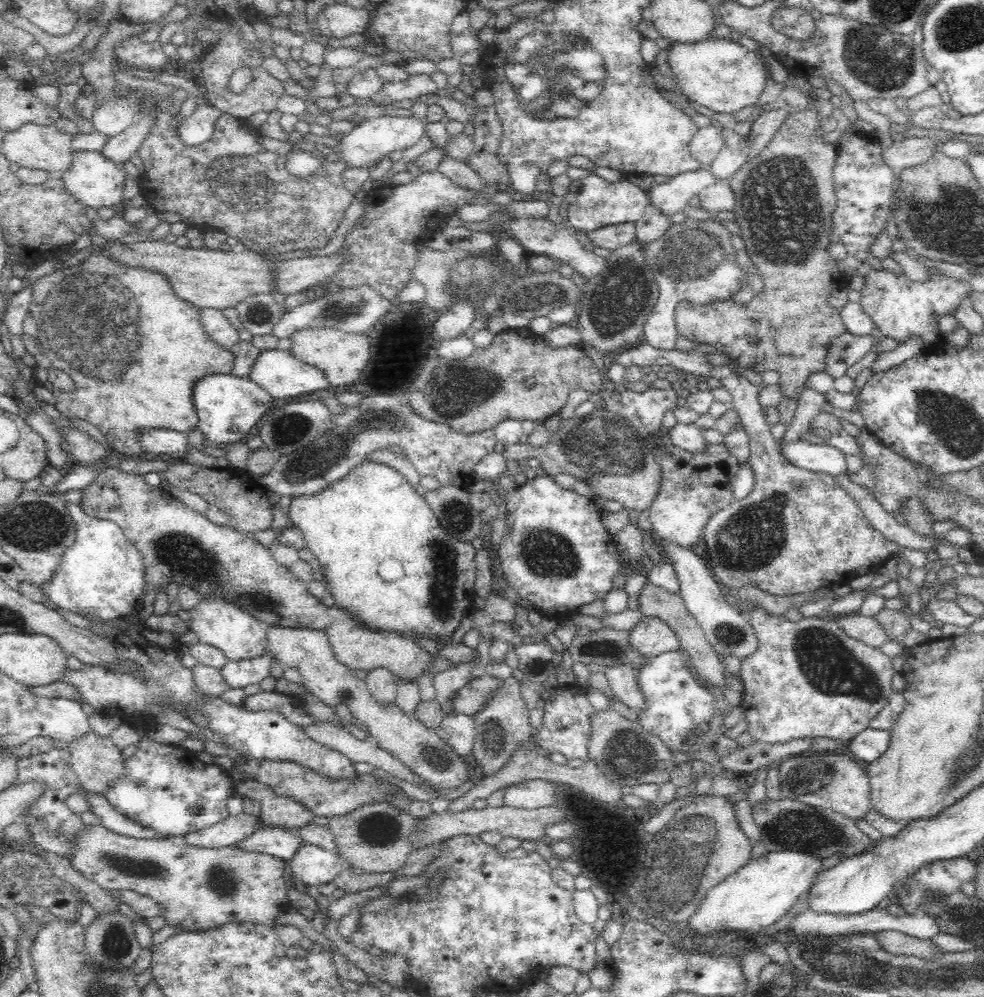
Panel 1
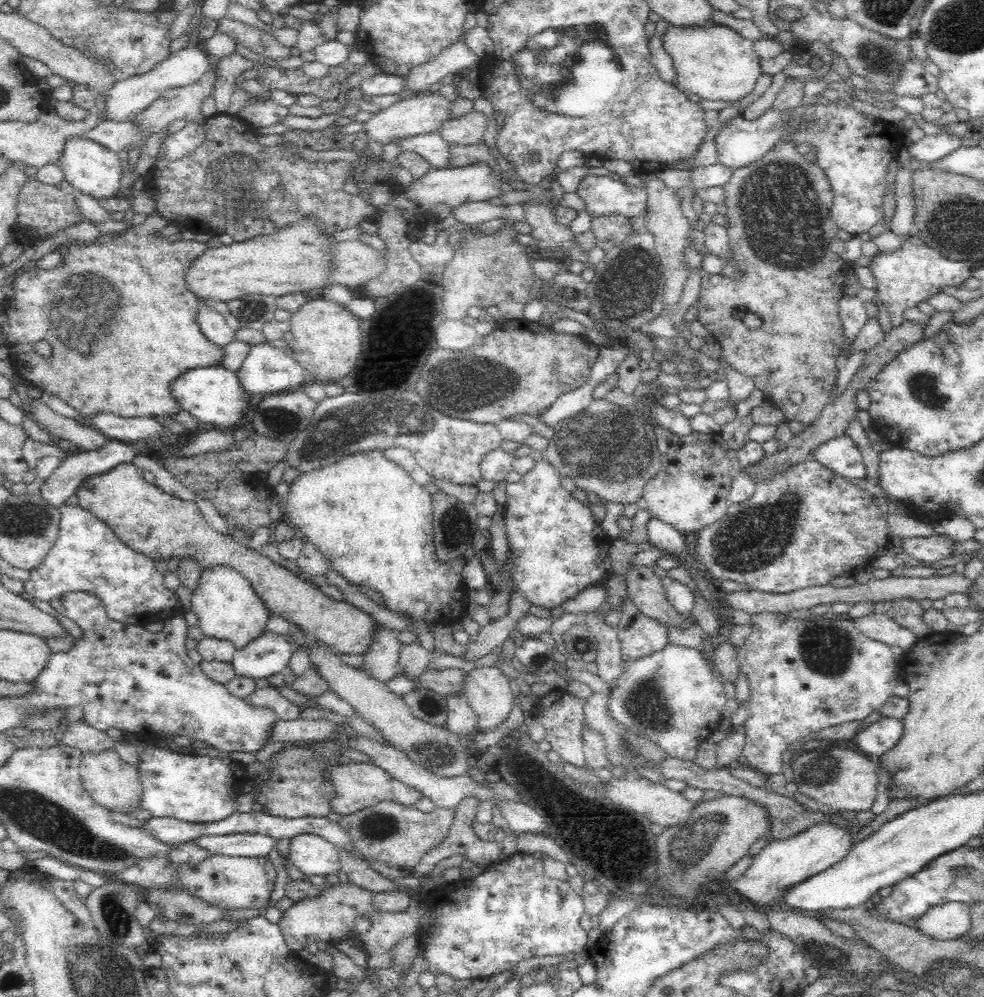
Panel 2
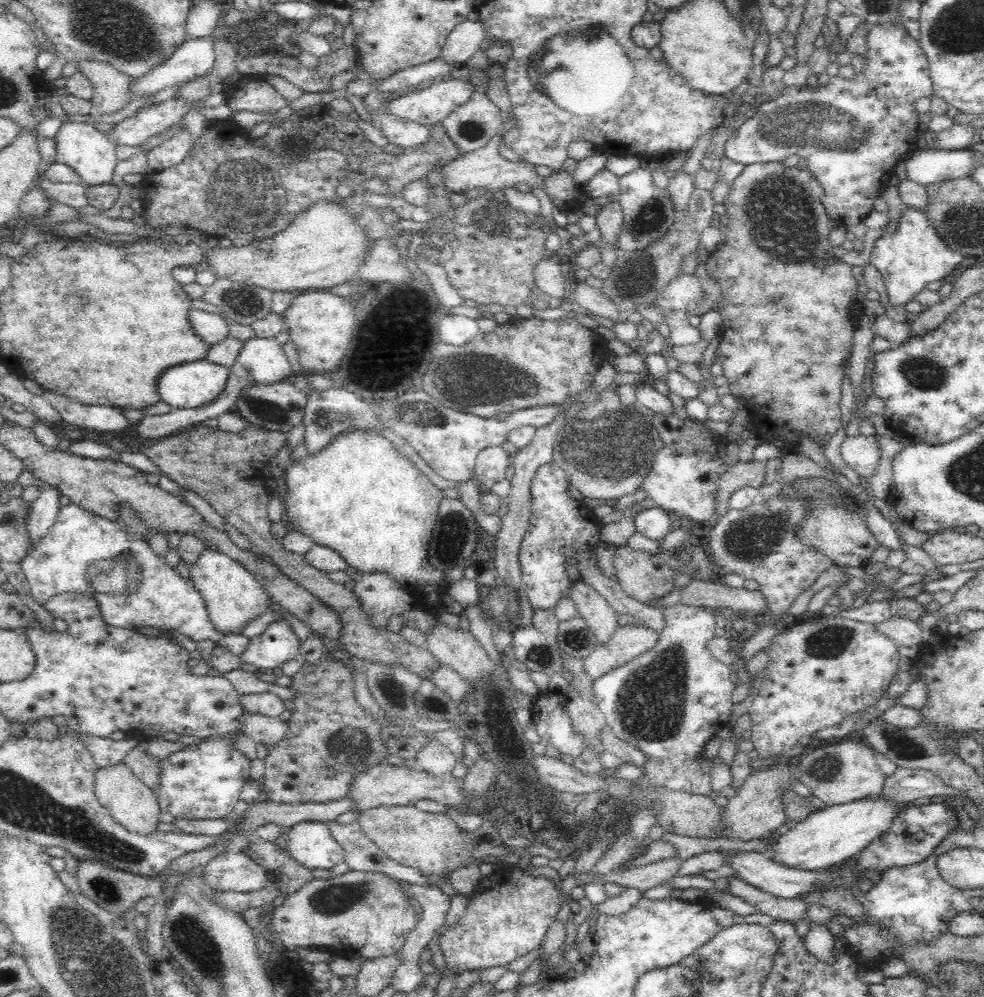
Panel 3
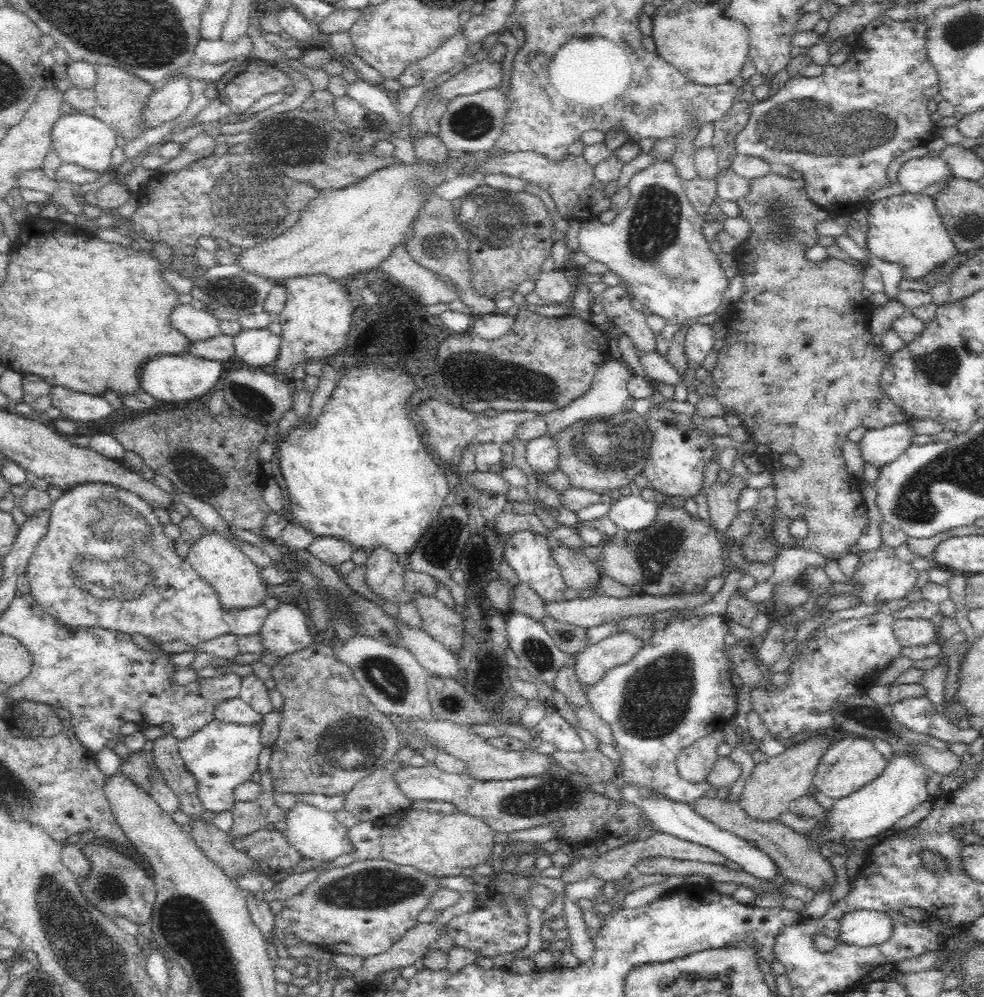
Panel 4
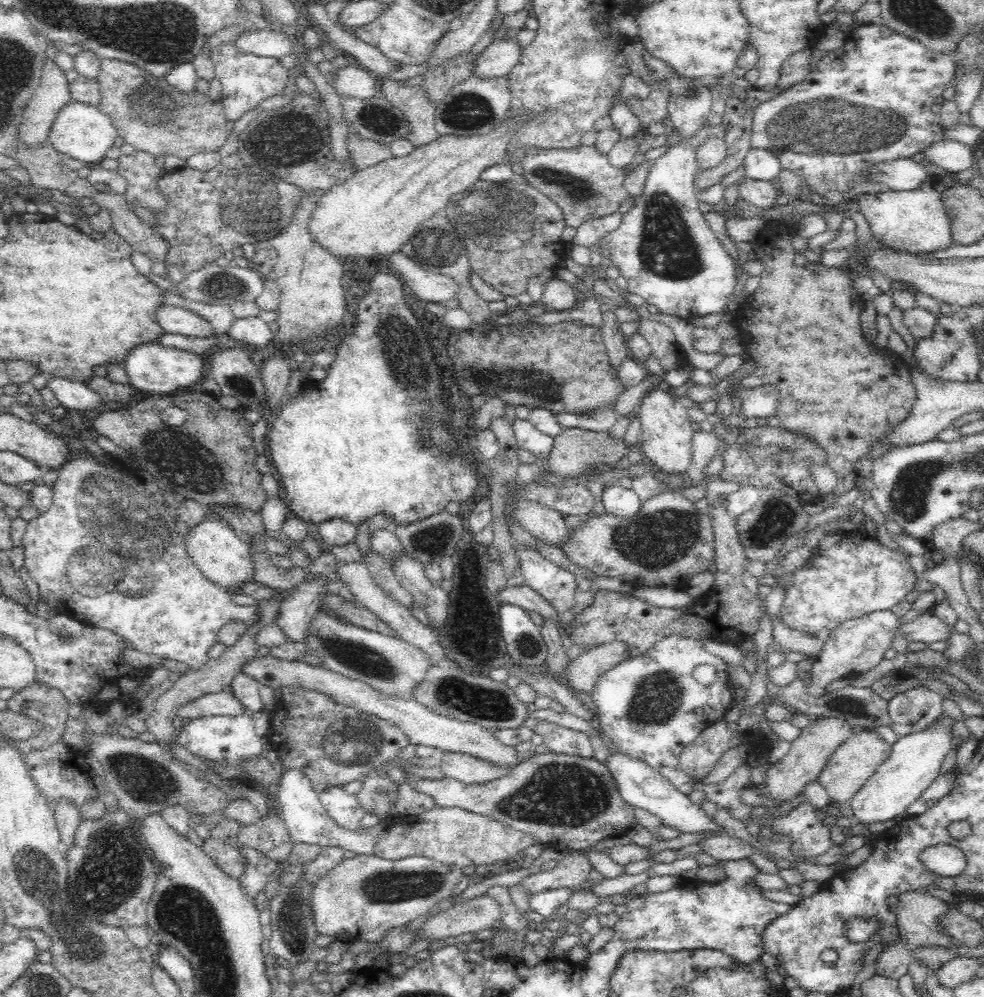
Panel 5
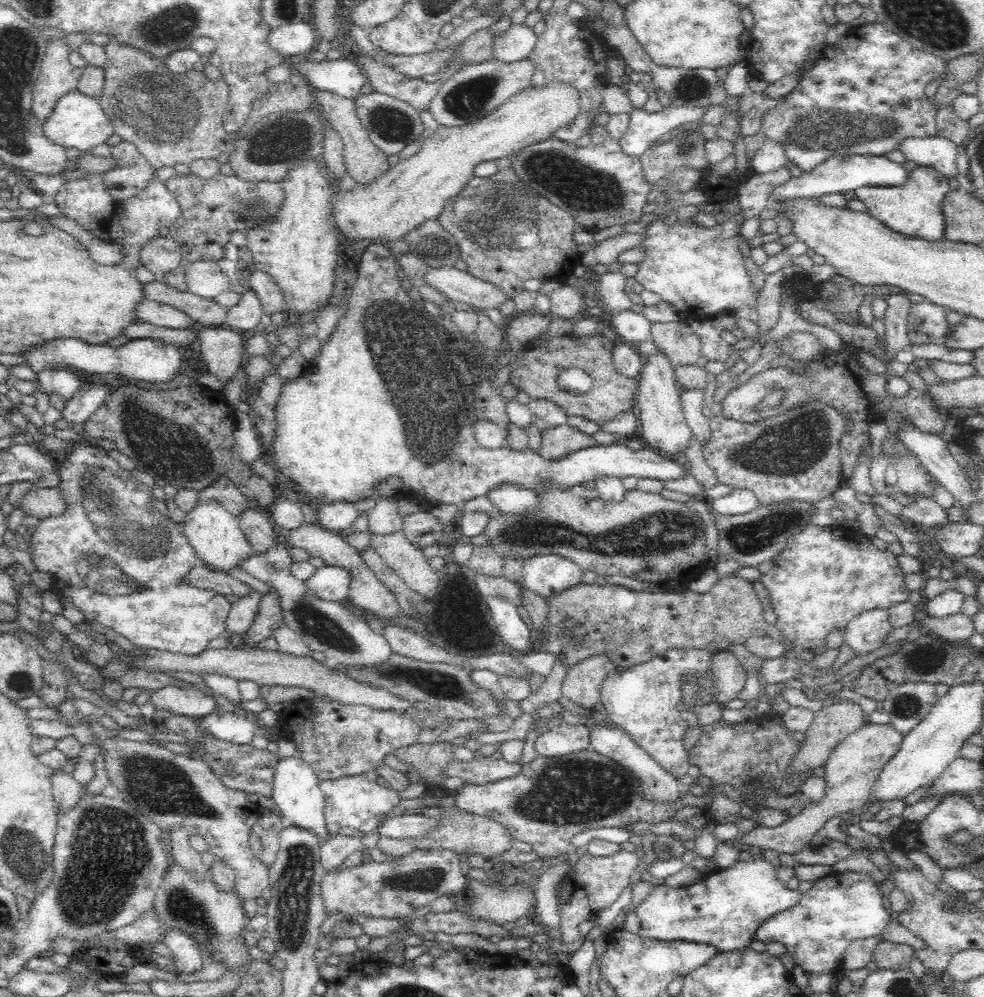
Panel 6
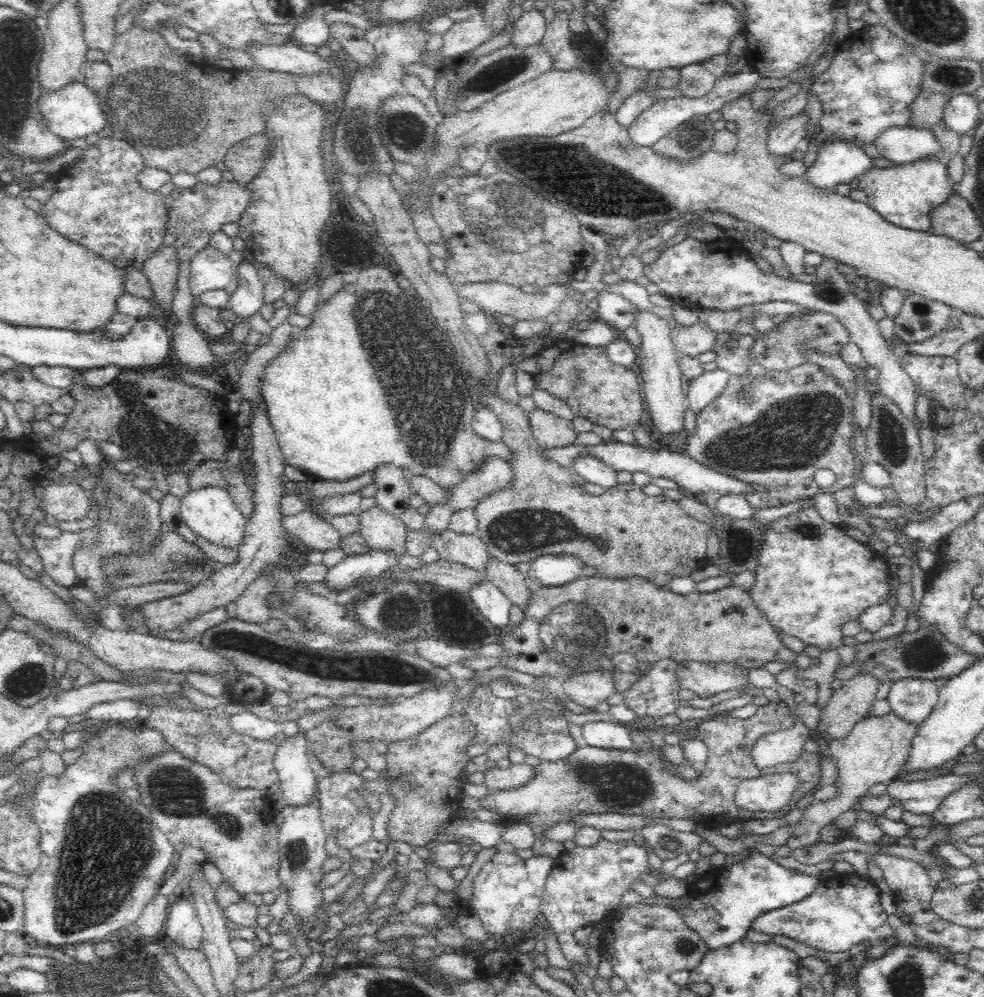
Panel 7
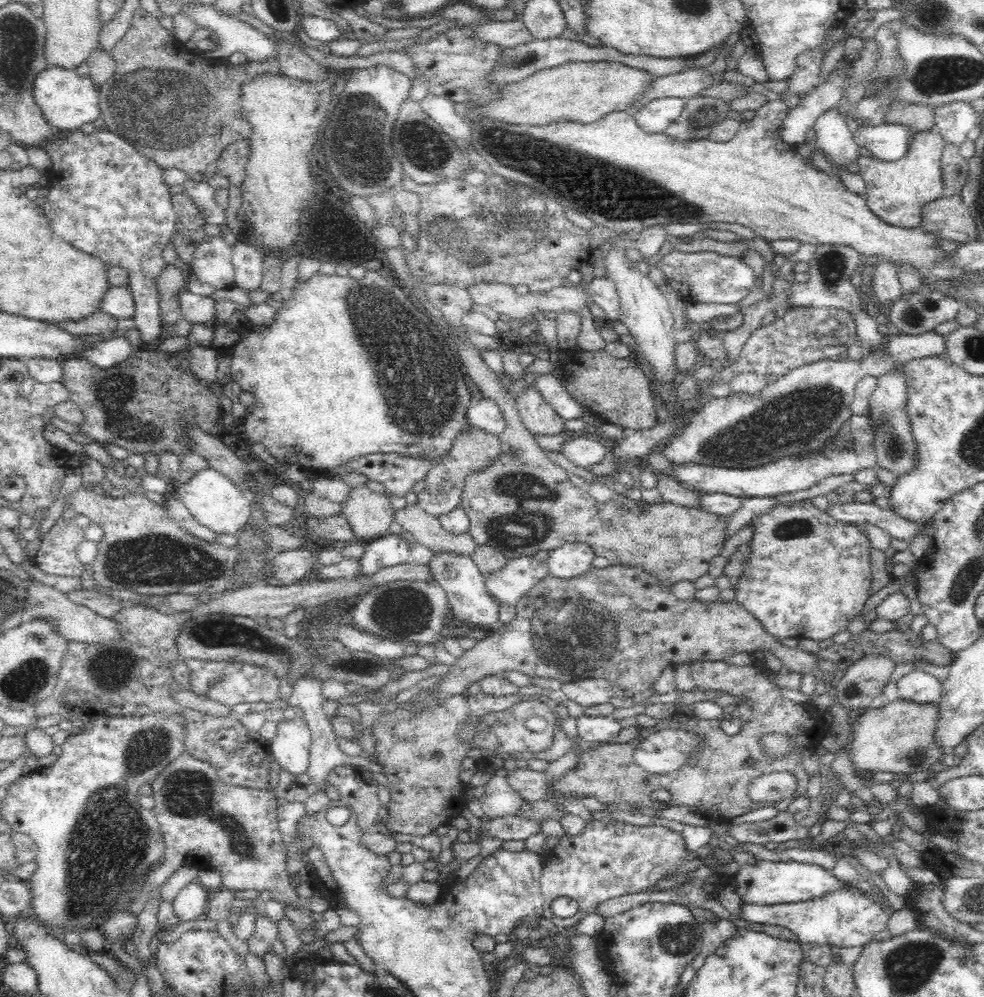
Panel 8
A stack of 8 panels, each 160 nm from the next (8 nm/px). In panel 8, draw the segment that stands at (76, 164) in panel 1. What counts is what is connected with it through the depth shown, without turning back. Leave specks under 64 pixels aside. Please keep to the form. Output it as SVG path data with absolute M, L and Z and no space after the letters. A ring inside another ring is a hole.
M52 64L40 70L36 74L32 94L48 125L58 128L62 133L78 131L83 124L94 122L102 116L99 91L91 77L84 78L63 66Z

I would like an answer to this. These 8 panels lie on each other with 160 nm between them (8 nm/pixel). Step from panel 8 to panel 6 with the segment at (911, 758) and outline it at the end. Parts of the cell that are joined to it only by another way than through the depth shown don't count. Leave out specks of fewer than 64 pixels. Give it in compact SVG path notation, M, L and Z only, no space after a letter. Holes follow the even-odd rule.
M866 721L856 733L850 734L830 752L825 762L825 795L816 802L808 803L796 816L785 820L782 824L768 827L756 825L748 834L738 834L750 846L757 848L774 848L776 852L794 854L801 851L816 836L816 833L835 816L841 816L859 806L865 806L871 795L879 774L887 762L898 752L904 740L904 734L892 724L878 725Z

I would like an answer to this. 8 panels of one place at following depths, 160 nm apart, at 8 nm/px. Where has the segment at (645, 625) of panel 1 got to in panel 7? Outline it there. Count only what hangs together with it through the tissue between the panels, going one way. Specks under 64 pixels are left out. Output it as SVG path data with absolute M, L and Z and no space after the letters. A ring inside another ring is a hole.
M606 671L584 672L563 679L563 689L567 698L575 704L594 708L615 693L616 683Z

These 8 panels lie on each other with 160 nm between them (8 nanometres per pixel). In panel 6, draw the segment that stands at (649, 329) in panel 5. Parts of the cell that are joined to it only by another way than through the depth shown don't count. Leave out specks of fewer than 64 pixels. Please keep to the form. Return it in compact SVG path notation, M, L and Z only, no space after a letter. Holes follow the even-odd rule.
M685 321L653 323L651 338L662 350L672 366L695 364L701 356L701 340Z

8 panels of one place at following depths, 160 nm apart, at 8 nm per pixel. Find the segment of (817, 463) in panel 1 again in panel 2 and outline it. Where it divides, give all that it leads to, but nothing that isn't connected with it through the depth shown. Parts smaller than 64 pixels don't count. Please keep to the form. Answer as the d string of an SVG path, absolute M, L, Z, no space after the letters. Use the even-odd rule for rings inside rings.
M845 432L817 446L811 458L816 458L826 468L833 470L845 479L867 478L862 452Z

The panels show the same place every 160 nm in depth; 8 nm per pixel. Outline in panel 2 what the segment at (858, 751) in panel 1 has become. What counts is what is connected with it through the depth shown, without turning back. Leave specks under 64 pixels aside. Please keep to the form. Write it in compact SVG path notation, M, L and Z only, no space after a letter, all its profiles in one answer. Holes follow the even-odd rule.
M882 716L854 737L860 752L877 759L898 744L904 733L902 718Z

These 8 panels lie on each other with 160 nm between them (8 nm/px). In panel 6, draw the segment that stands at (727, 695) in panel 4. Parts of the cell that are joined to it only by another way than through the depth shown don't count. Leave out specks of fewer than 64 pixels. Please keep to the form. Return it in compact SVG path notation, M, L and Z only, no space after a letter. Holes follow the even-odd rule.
M666 650L661 656L626 670L616 669L608 676L601 688L600 702L604 704L612 726L628 734L636 745L646 751L670 774L682 777L691 764L689 753L684 750L682 739L690 726L680 717L678 704L682 701L680 682L683 675L696 675L703 686L697 704L715 701L710 696L712 679L711 656L706 650Z

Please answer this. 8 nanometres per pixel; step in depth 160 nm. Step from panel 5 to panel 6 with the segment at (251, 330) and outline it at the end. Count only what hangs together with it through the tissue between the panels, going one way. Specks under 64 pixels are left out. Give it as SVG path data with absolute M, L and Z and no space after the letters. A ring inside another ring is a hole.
M249 285L240 294L240 300L227 309L227 319L224 326L234 330L261 330L260 317L263 308L257 294Z

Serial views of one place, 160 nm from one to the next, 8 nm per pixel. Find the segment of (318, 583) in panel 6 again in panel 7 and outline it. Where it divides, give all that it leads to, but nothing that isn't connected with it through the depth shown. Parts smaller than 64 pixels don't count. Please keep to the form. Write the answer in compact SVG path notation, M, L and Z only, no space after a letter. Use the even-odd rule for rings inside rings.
M368 548L362 554L346 555L341 562L330 567L325 574L325 583L330 589L344 591L360 580L370 580L387 572L399 562L399 557L391 550Z

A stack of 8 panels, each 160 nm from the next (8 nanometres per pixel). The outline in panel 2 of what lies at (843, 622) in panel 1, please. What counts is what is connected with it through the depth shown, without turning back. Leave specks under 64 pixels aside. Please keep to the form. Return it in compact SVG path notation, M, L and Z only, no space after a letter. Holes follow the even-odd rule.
M874 614L866 618L854 619L856 629L864 636L875 639L890 647L900 647L906 652L910 647L918 642L918 637L908 628L898 625L896 621L884 614Z

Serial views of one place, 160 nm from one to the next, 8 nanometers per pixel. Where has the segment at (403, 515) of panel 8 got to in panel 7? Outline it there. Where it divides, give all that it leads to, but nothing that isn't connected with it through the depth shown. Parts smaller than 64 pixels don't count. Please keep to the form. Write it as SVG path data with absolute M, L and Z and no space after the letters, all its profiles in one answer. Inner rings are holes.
M422 528L430 538L431 548L435 548L439 558L452 561L474 570L484 571L486 562L492 557L478 534L460 534L450 529L431 530Z

